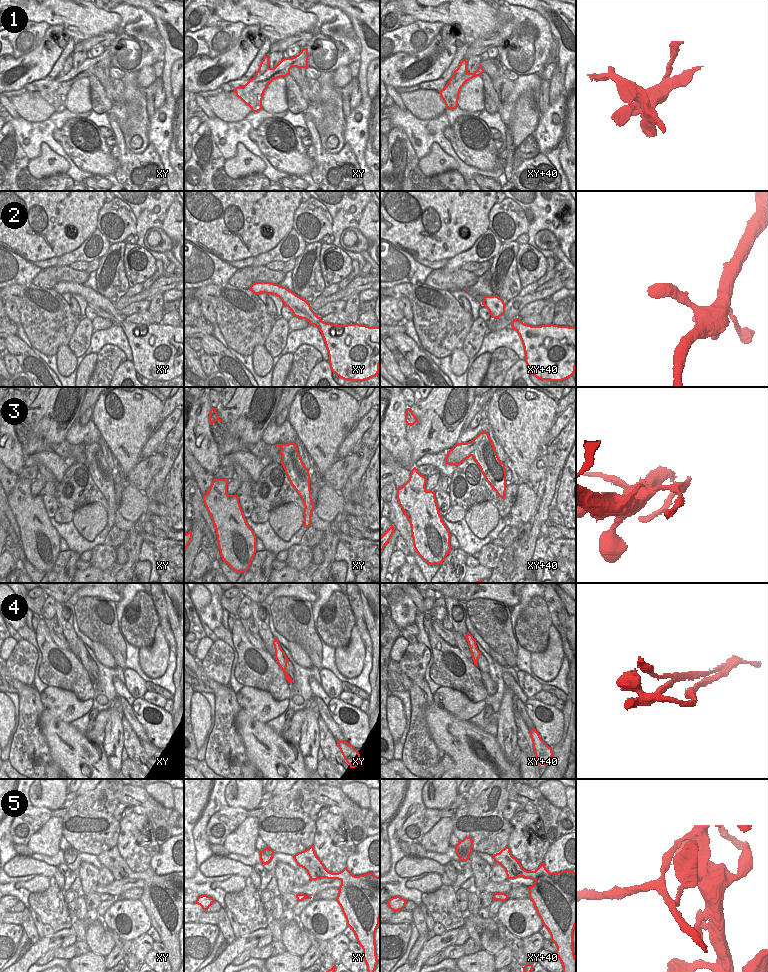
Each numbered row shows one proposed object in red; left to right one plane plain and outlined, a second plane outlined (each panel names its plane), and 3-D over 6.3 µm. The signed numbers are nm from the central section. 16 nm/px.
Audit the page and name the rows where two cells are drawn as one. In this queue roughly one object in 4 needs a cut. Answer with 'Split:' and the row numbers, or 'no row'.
Split: 1, 3, 4, 5

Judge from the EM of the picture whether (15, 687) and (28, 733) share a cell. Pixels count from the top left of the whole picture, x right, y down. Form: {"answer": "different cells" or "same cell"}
{"answer": "different cells"}

